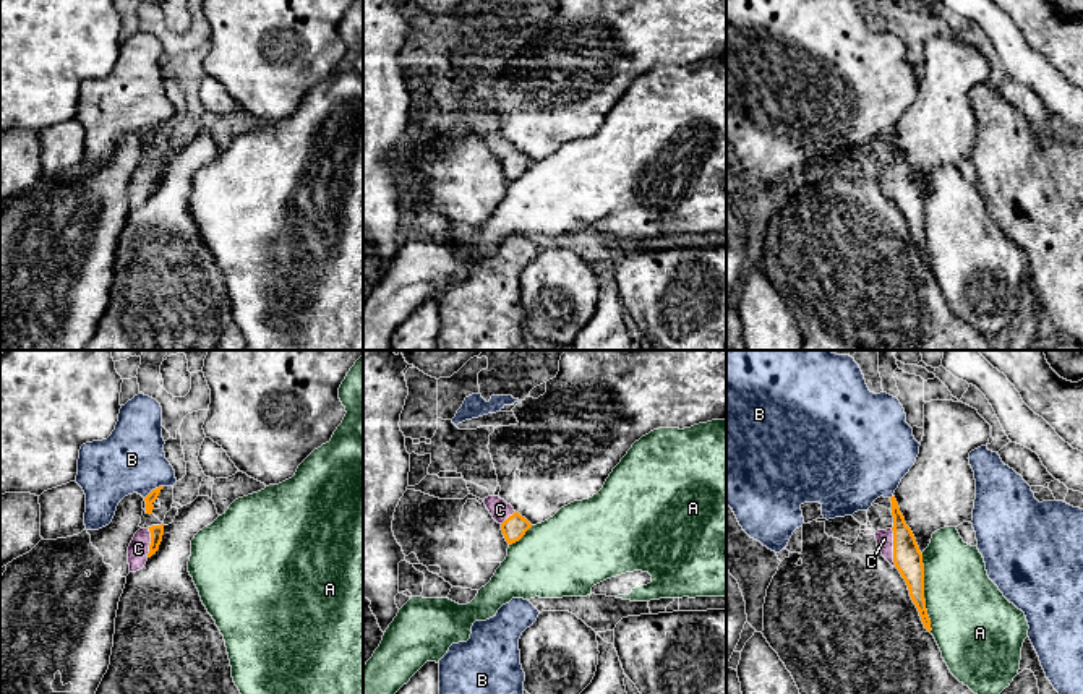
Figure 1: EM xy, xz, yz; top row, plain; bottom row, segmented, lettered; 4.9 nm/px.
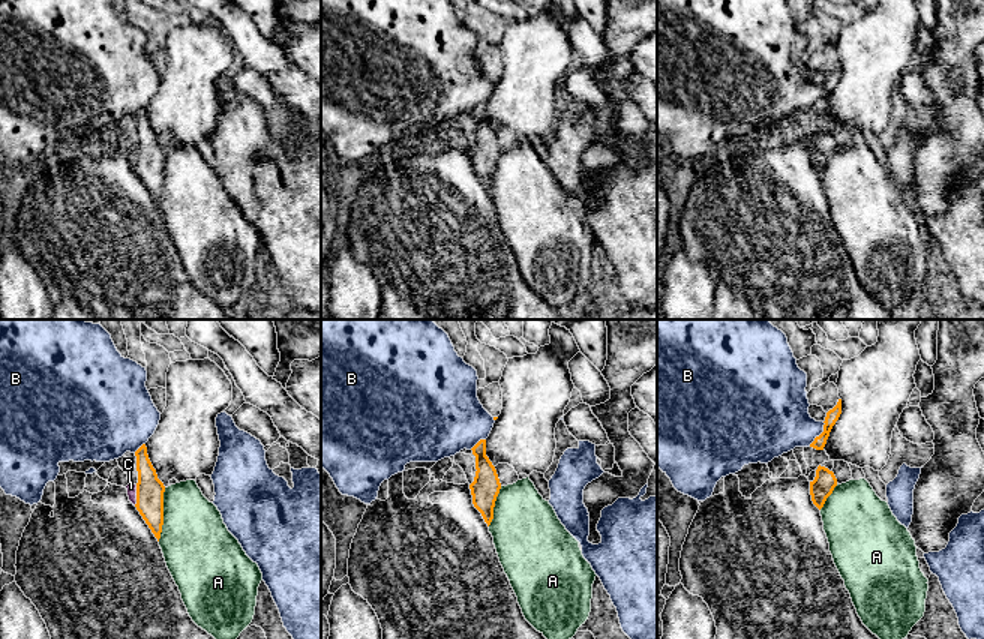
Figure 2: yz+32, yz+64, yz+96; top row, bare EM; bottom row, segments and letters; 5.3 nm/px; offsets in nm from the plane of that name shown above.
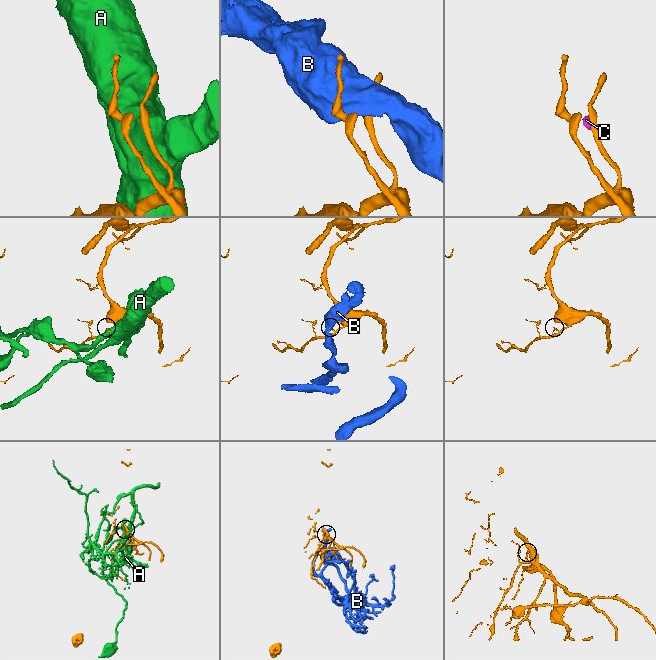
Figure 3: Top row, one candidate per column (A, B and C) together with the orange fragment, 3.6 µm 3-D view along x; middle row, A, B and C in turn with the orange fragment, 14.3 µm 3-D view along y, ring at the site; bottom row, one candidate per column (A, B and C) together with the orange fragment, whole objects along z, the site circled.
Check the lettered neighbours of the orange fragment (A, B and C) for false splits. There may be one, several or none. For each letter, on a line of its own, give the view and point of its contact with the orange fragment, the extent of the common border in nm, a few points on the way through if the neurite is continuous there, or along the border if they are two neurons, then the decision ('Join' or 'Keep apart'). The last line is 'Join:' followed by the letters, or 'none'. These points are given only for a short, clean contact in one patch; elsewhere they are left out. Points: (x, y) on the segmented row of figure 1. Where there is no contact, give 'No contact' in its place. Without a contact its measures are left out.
A: Touches orange at yz (923, 592). Shared border 400 nm. Keep apart
B: Touches orange at xy (153, 490). Shared border 120 nm. Keep apart
C: Touches orange at yz (894, 548). Shared border 190 nm. Path across: yz (908, 560), (894, 548), (884, 539). Join
Join: C

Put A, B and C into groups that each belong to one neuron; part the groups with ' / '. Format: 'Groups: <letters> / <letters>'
Groups: A / B / C

